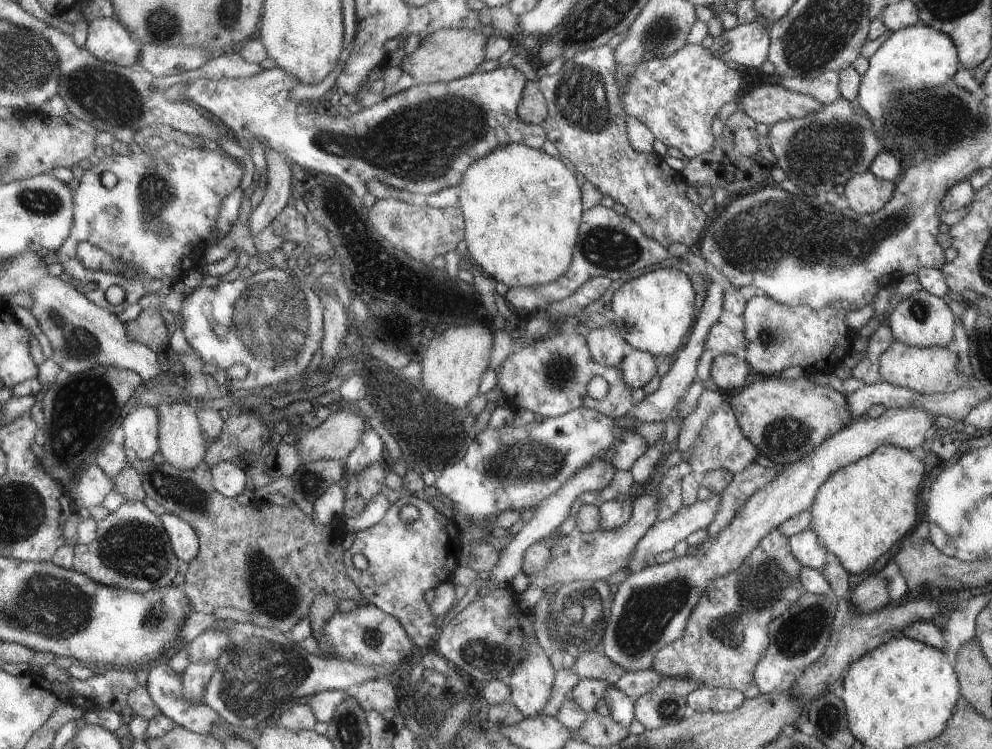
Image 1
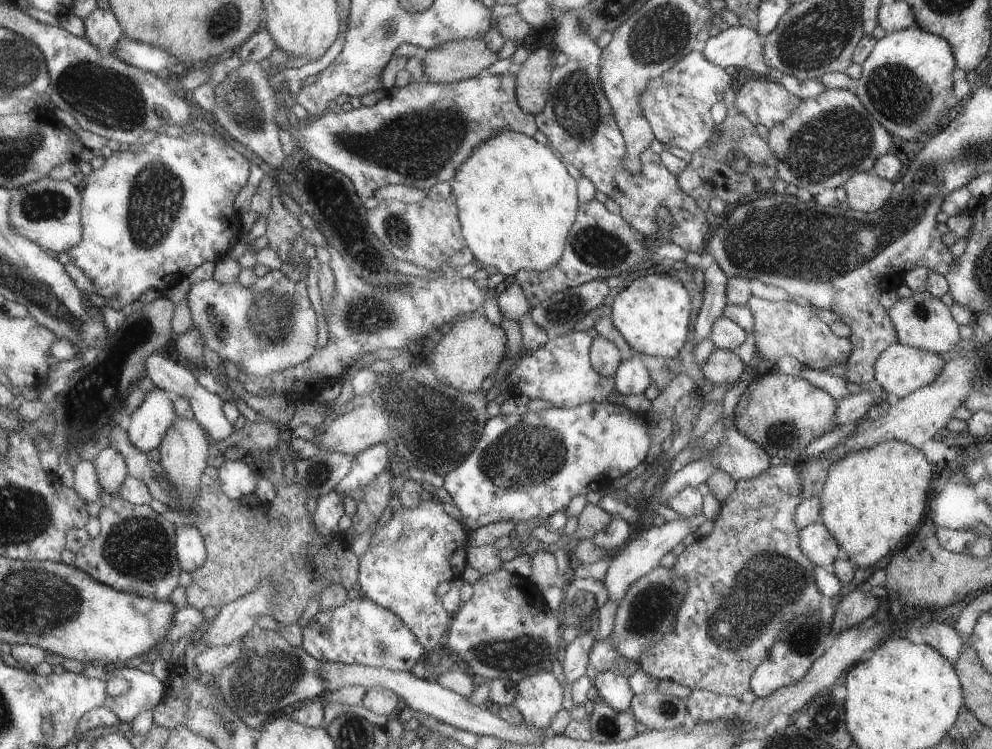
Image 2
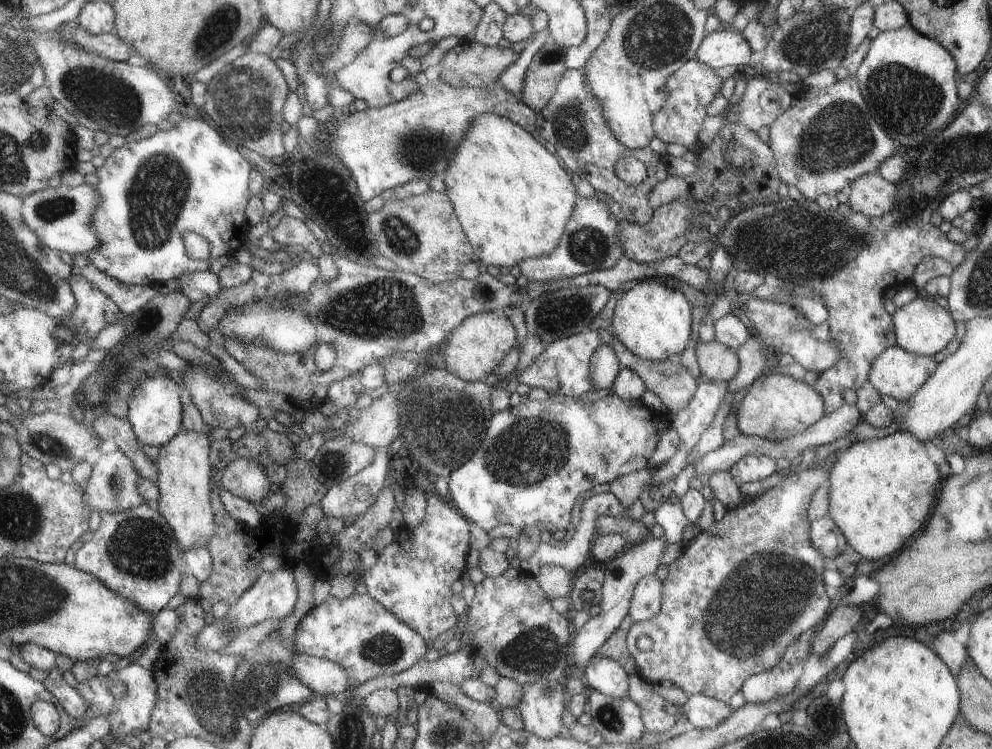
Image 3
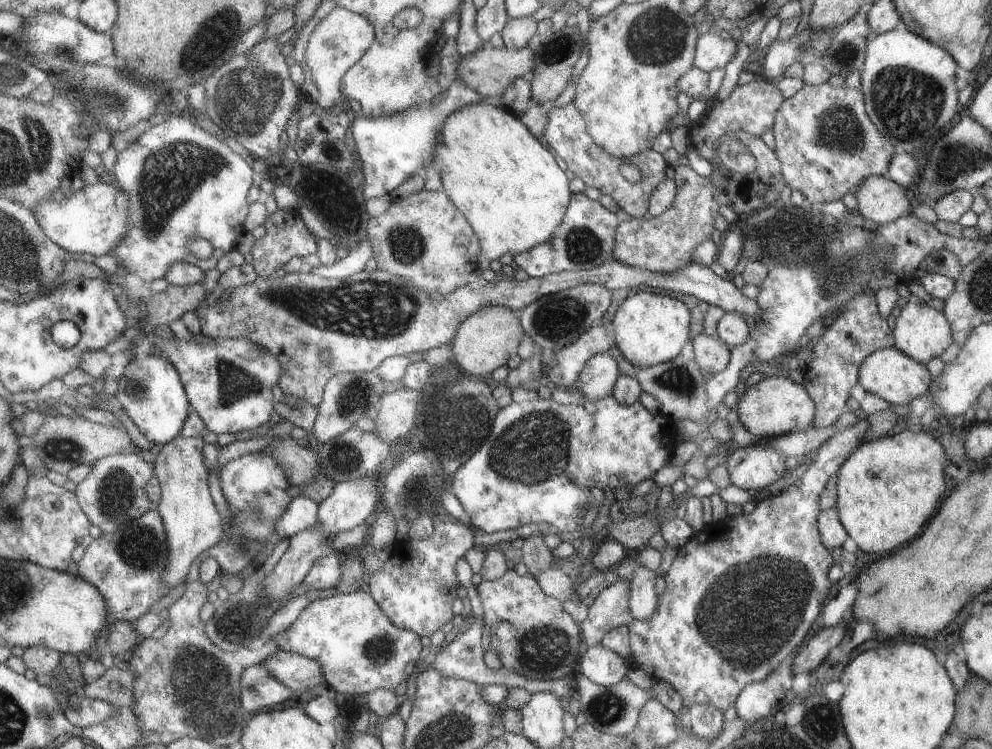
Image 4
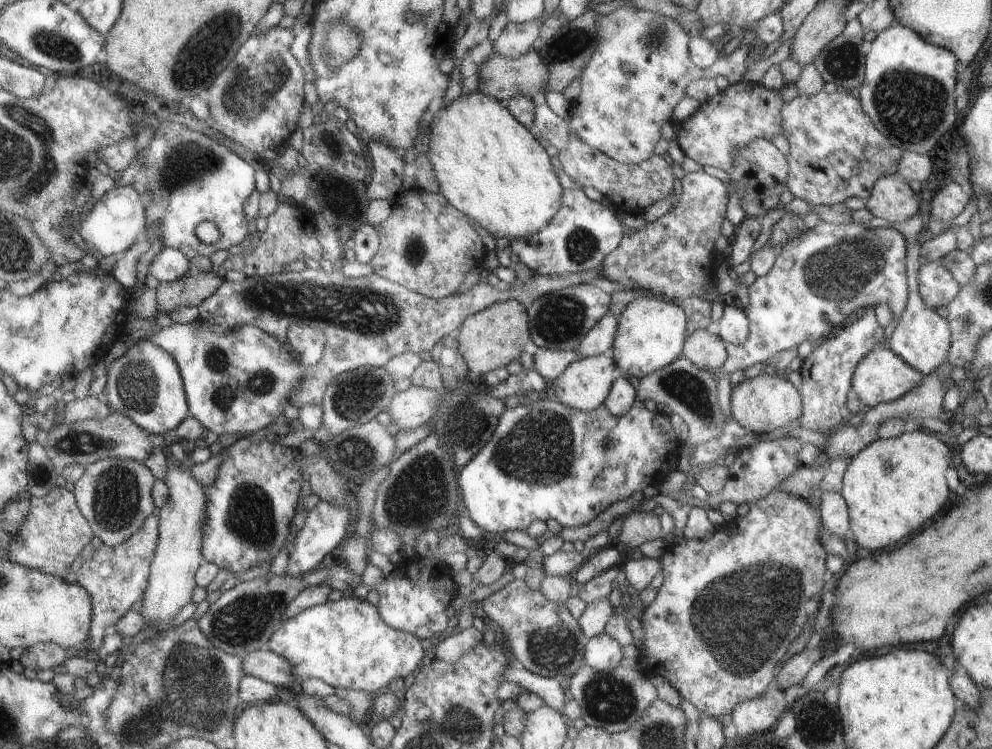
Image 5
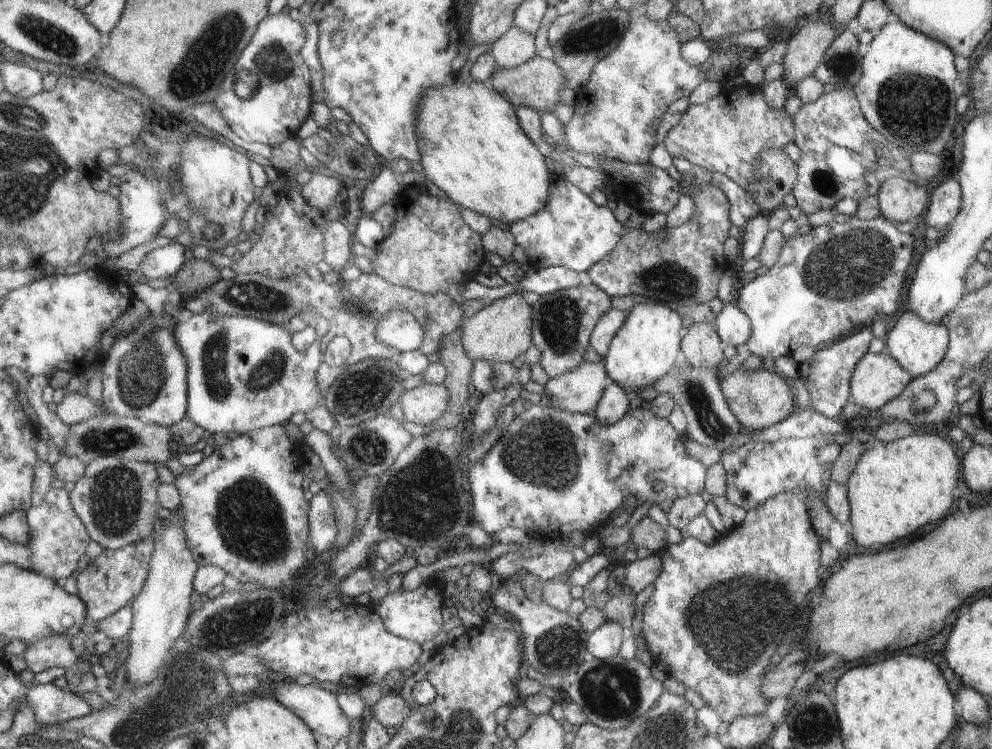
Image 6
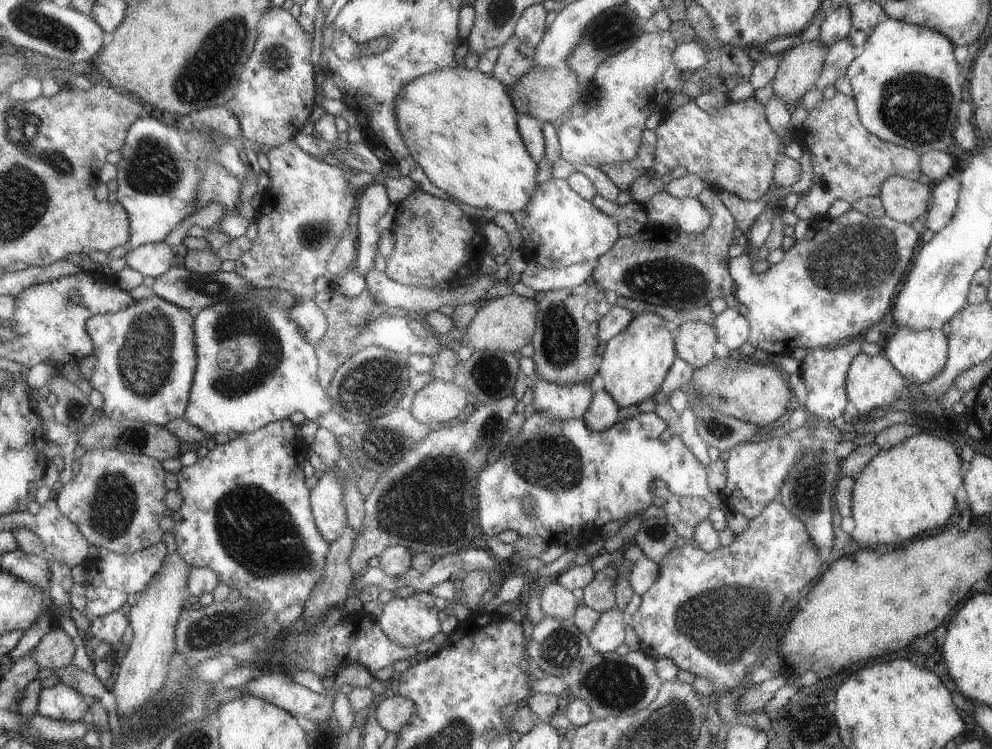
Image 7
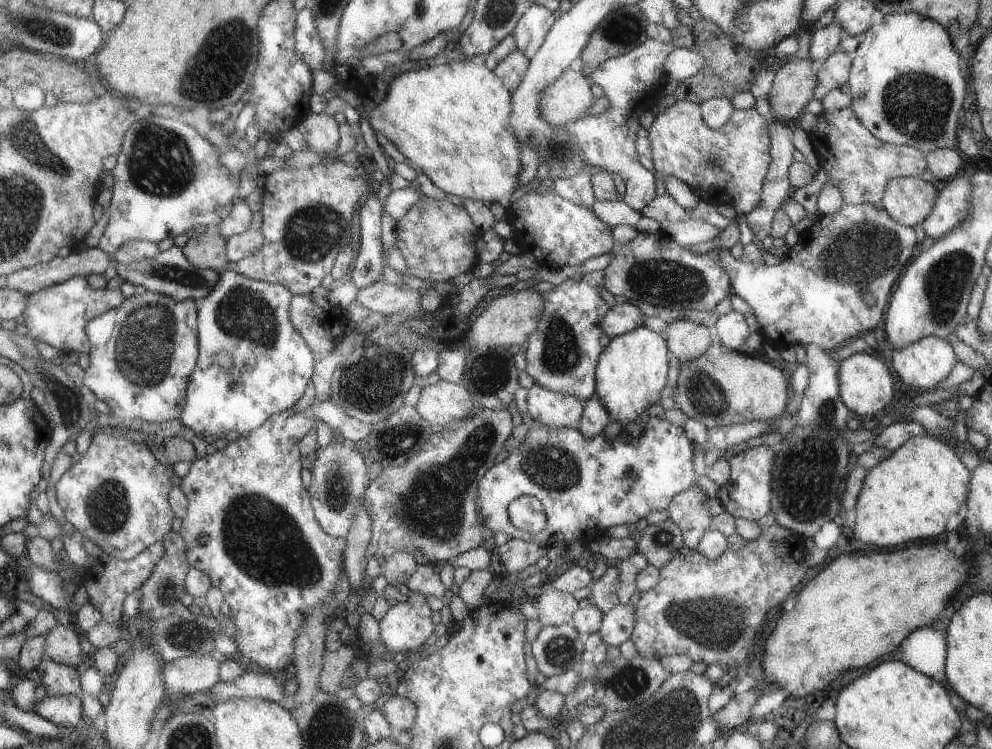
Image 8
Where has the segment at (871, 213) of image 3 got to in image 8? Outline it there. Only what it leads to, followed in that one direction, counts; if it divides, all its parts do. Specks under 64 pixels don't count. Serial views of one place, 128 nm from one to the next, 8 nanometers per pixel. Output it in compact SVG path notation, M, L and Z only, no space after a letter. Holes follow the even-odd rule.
M895 177L885 186L881 198L882 206L884 206L884 210L890 215L890 218L893 218L898 224L914 227L932 212L938 196L938 189L938 184L929 183L920 177Z

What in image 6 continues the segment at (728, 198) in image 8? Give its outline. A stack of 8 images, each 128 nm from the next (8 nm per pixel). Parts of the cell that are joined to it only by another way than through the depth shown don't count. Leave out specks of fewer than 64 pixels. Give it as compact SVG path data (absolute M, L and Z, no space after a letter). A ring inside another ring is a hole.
M728 84L723 86L722 94L710 102L690 103L680 122L666 134L663 143L672 158L686 158L693 165L727 176L748 190L750 182L760 180L760 150L783 150L786 145L794 142L794 135L792 116L785 110L770 108L759 85L734 87Z

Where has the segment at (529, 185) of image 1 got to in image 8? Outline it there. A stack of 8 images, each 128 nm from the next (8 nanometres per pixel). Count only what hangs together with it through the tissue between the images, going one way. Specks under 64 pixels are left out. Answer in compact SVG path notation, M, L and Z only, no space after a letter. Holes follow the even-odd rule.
M465 58L397 76L383 102L370 112L369 121L374 130L391 139L416 172L426 174L438 188L462 199L482 200L489 205L498 202L506 209L511 206L510 198L518 188L518 174L522 168L520 143L513 126L510 126L512 102L512 91L504 86L493 70Z

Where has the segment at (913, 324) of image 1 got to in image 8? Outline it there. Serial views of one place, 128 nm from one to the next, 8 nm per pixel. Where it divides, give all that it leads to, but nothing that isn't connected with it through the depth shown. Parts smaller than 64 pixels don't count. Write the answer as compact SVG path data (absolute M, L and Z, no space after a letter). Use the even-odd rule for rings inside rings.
M929 336L920 338L918 342L912 342L910 346L902 350L894 349L892 352L892 366L900 376L901 384L912 391L932 391L935 390L940 382L948 378L950 372L958 362L952 345L947 339Z

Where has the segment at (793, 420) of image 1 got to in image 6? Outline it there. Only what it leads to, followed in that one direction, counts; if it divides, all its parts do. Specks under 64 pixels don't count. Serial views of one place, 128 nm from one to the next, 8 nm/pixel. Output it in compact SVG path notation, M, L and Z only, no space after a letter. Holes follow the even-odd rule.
M696 323L689 326L688 333L682 337L680 344L680 351L684 353L688 365L707 369L720 368L718 382L722 396L742 426L756 431L764 430L788 418L794 411L794 389L787 384L787 381L766 369L744 370L739 367L732 373L726 373L722 367L726 362L724 349L724 343L710 323Z

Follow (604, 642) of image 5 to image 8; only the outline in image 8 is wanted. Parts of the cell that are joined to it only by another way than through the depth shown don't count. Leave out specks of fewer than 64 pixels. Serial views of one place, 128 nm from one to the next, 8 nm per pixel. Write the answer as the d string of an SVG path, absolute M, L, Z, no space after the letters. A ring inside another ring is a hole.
M618 604L603 614L594 638L606 642L608 646L620 646L630 639L634 632L634 618L636 606Z

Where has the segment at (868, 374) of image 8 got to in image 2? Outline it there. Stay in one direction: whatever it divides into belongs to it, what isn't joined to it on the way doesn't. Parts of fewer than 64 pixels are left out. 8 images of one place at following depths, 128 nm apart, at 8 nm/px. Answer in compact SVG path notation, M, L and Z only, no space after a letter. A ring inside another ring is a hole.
M898 342L892 343L876 359L874 384L882 390L886 390L893 399L901 399L907 394L921 389L922 386L928 386L930 382L934 382L934 378L938 378L938 374L942 372L945 364L946 361L939 354Z

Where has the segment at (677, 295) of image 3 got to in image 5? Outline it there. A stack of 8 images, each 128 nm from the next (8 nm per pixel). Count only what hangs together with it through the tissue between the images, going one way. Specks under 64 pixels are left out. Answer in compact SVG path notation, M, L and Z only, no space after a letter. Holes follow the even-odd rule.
M640 297L632 300L620 320L616 336L612 342L614 366L620 368L627 377L634 376L642 380L648 374L658 372L661 368L672 364L683 351L688 324L684 310L671 302L658 298Z

